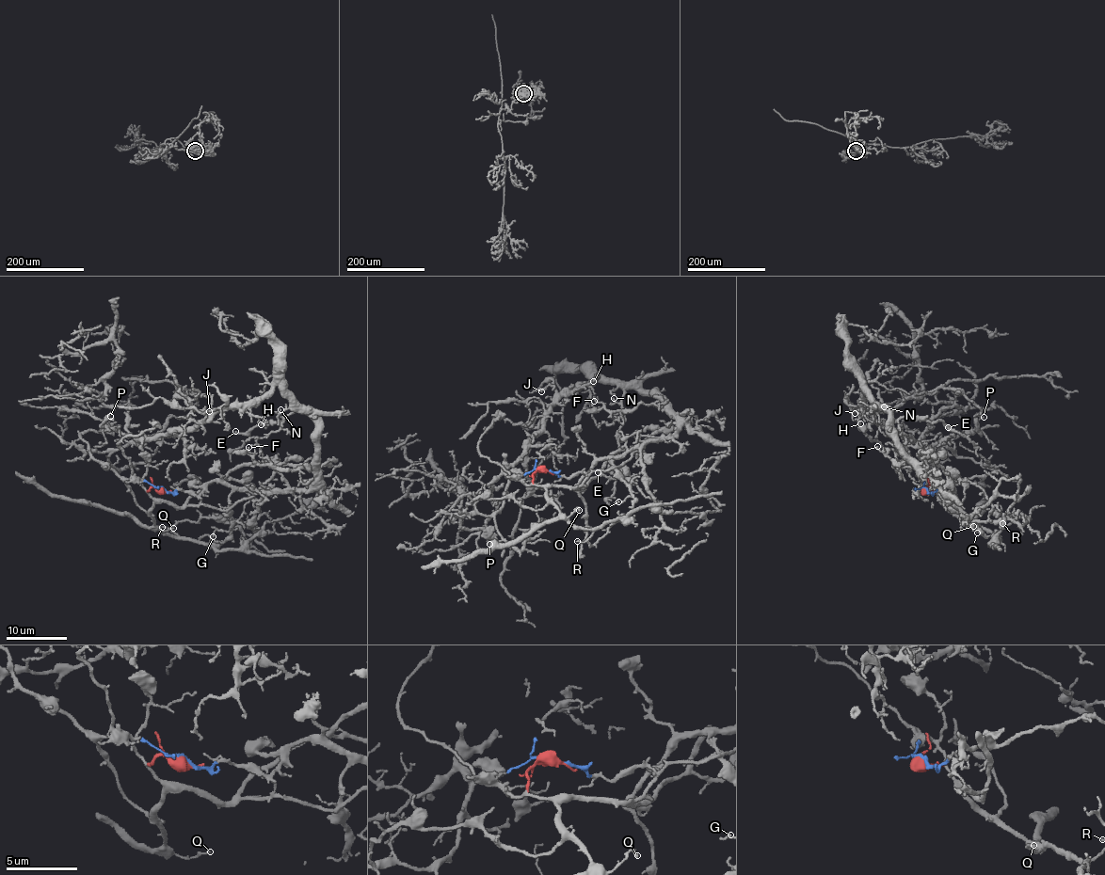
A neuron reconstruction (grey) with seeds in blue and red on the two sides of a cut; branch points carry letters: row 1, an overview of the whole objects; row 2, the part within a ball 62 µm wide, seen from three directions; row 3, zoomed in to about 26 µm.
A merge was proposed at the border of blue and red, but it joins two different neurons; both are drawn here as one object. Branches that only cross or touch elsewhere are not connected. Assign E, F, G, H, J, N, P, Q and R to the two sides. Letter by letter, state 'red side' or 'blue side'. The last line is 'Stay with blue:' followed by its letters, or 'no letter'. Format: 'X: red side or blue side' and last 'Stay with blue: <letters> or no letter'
E: blue side
F: blue side
G: blue side
H: blue side
J: blue side
N: blue side
P: red side
Q: red side
R: red side
Stay with blue: E, F, G, H, J, N

